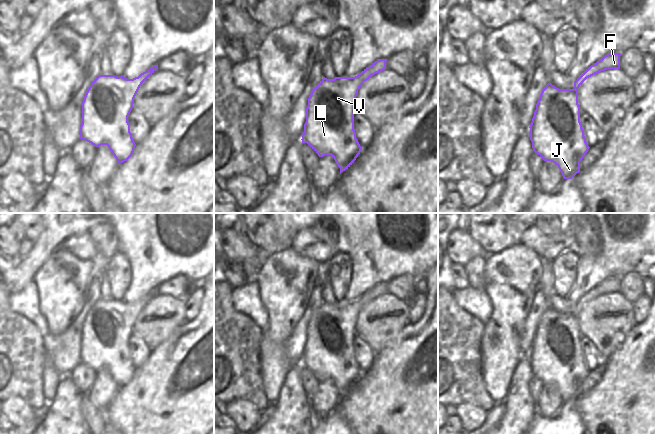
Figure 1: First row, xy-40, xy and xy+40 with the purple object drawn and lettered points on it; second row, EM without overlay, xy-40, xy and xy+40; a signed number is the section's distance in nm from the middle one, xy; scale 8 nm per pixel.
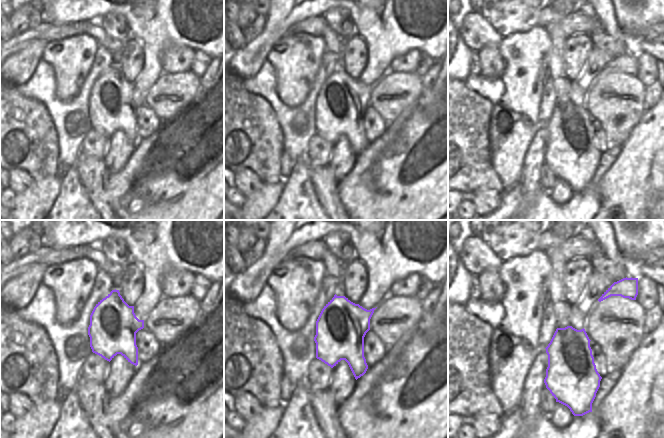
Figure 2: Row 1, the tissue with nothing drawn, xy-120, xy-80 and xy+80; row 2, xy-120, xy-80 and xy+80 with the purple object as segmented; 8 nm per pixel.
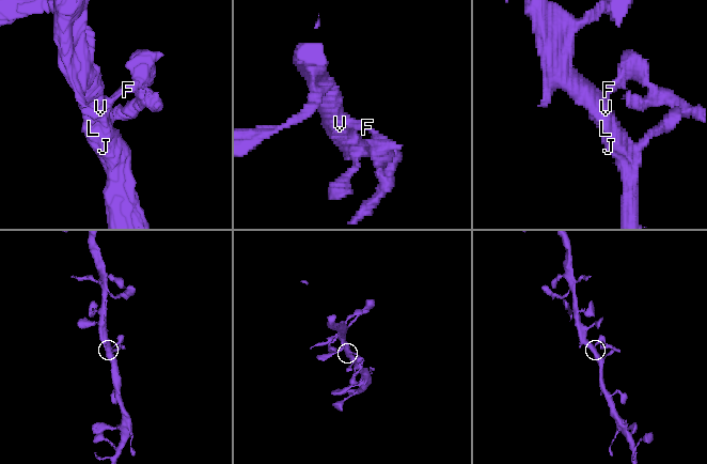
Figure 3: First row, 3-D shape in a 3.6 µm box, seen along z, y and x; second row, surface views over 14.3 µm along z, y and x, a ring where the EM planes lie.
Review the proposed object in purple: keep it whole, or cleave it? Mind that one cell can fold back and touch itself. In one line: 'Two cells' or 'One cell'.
Two cells.

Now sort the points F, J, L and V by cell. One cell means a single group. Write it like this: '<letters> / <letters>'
F / J L V

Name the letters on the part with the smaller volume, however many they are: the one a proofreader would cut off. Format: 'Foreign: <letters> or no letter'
Foreign: F

